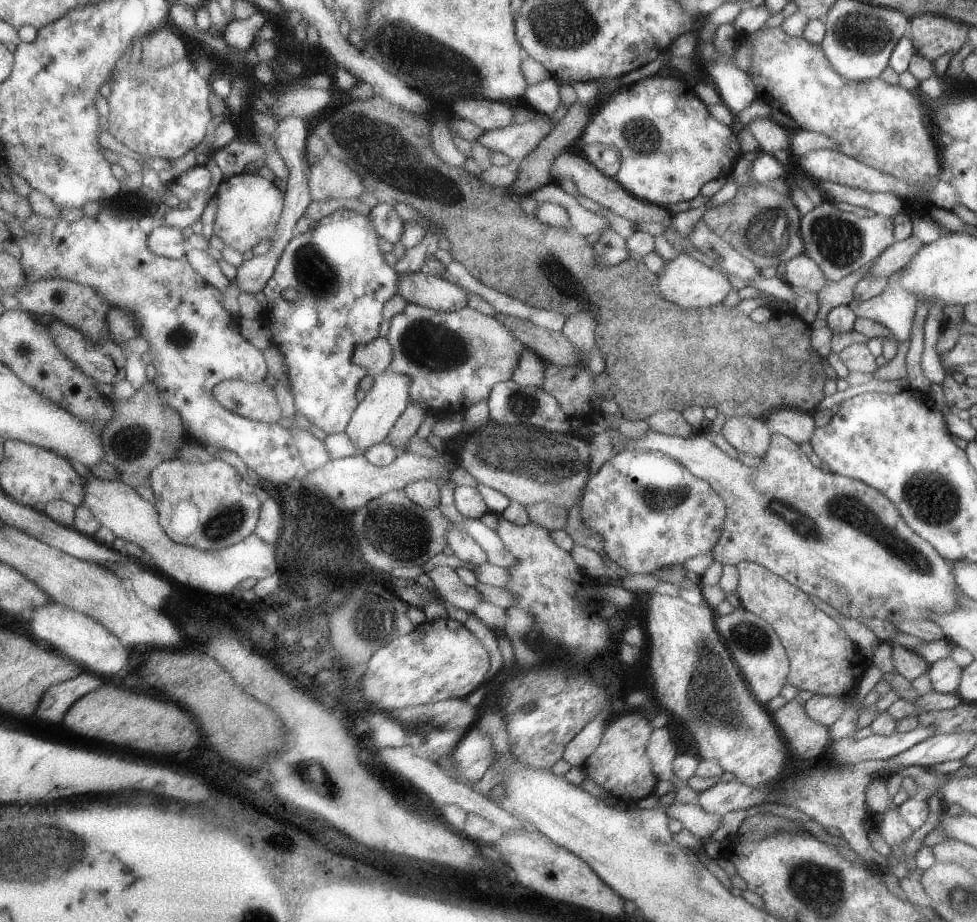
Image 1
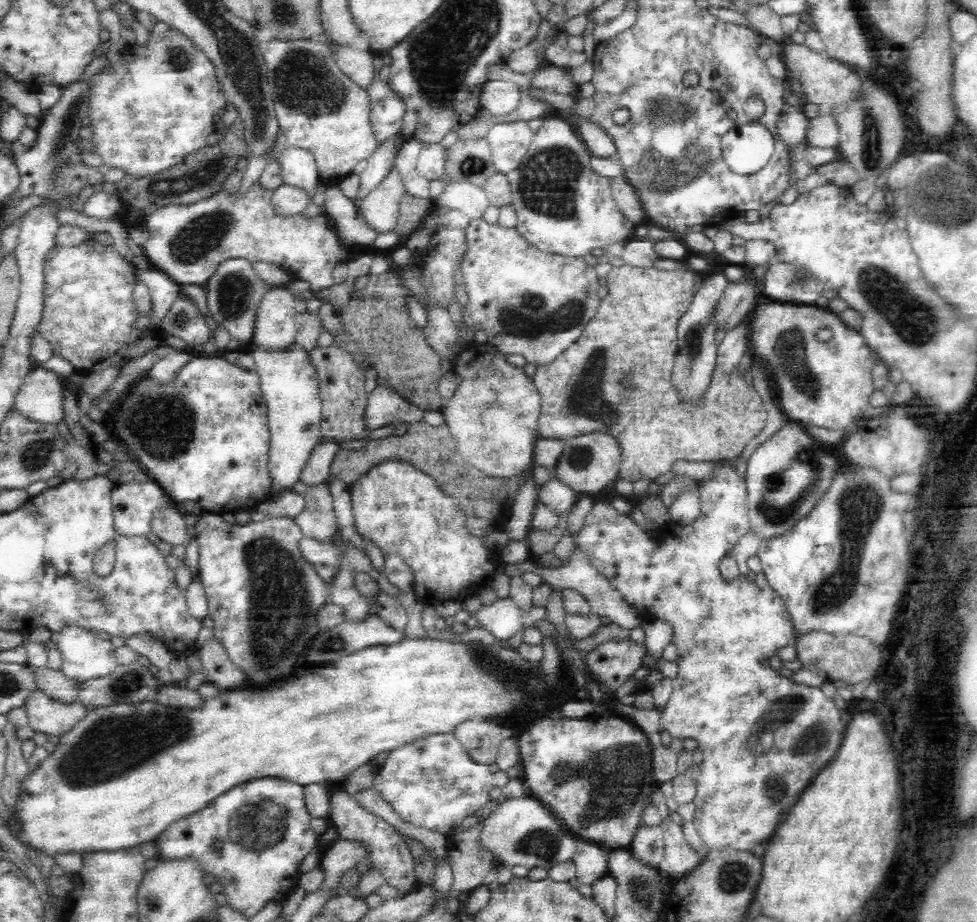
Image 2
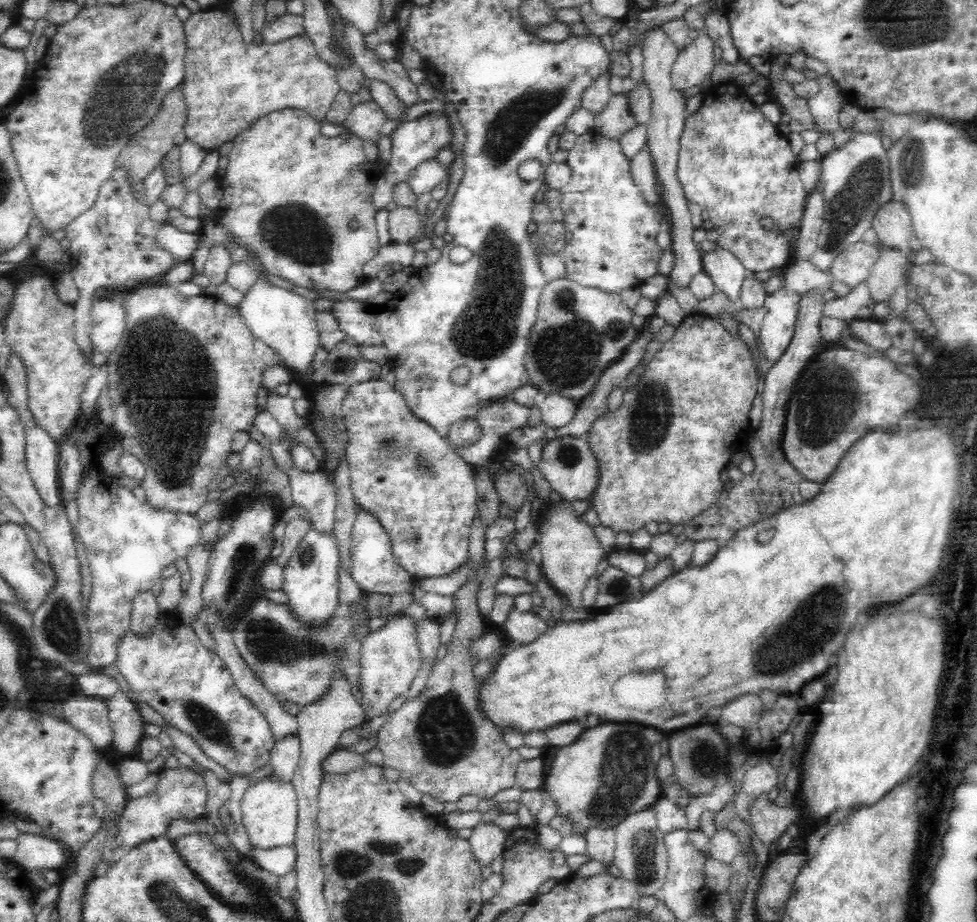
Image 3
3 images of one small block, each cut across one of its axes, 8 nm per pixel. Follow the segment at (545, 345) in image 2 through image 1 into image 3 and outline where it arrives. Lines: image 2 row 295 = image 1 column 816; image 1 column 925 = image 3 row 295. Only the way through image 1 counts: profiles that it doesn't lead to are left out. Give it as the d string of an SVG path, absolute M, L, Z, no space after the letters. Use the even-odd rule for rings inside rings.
M566 277L552 279L544 285L537 309L536 320L529 332L524 366L530 382L547 396L558 394L575 401L588 396L605 368L622 356L639 332L632 325L632 309L622 302L620 293L585 287Z

